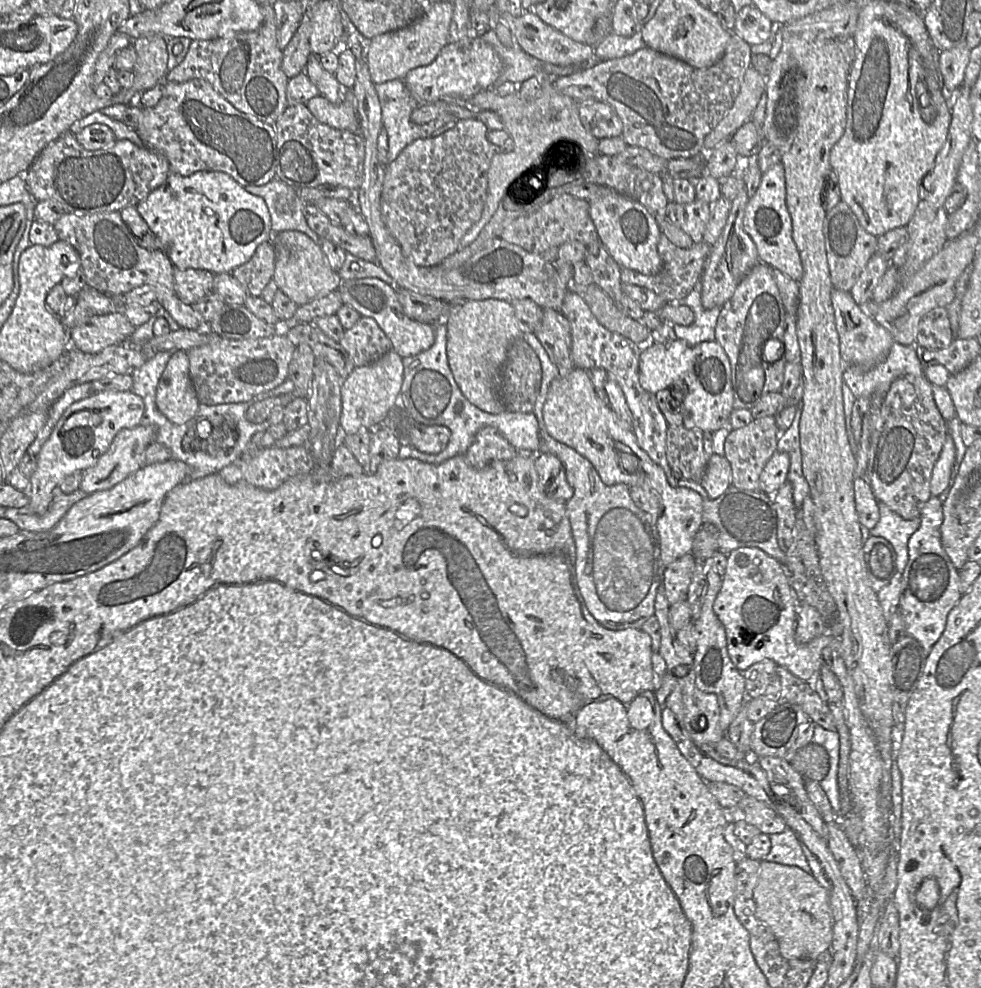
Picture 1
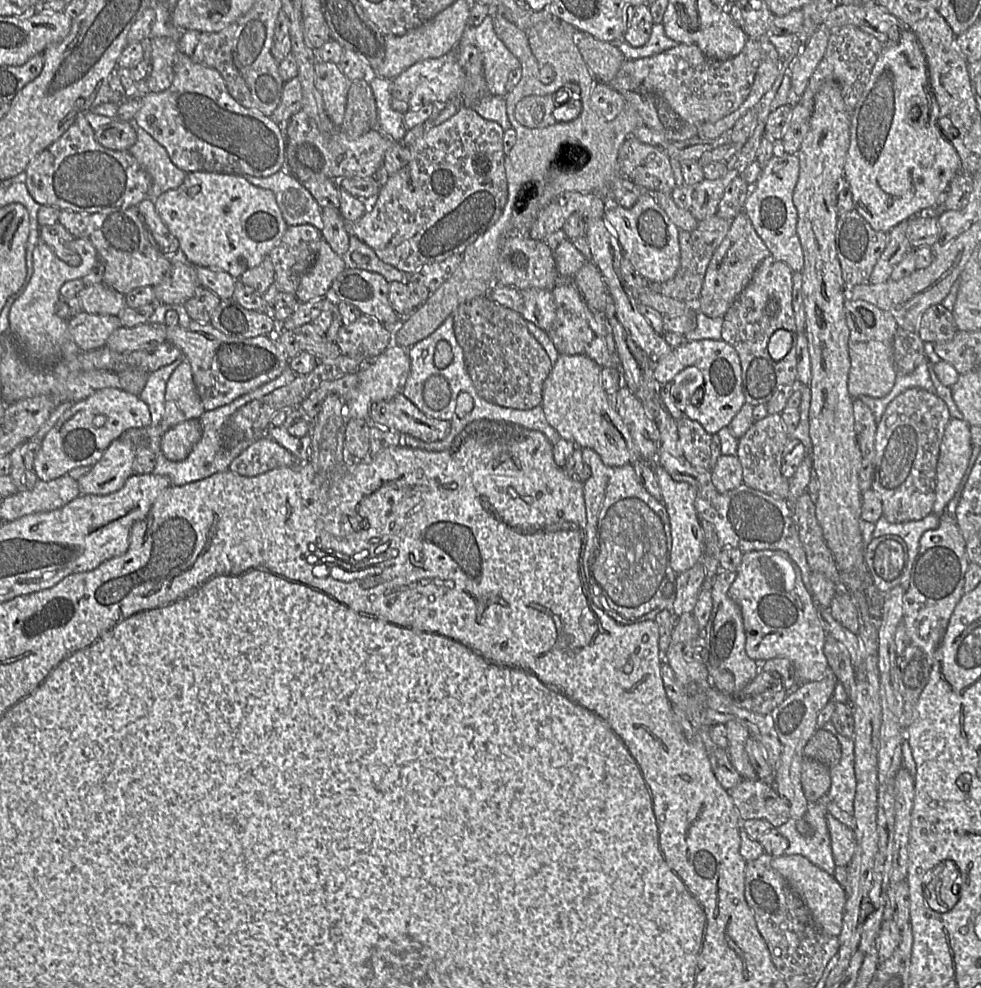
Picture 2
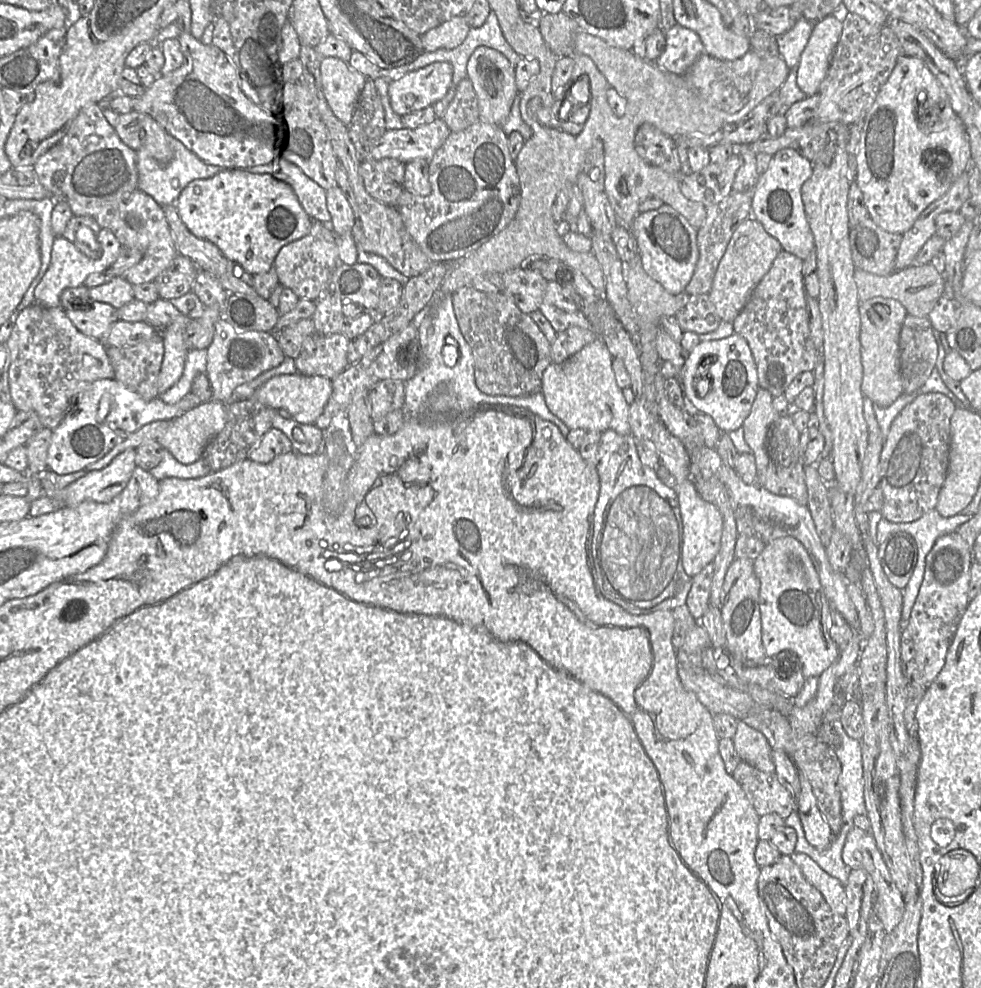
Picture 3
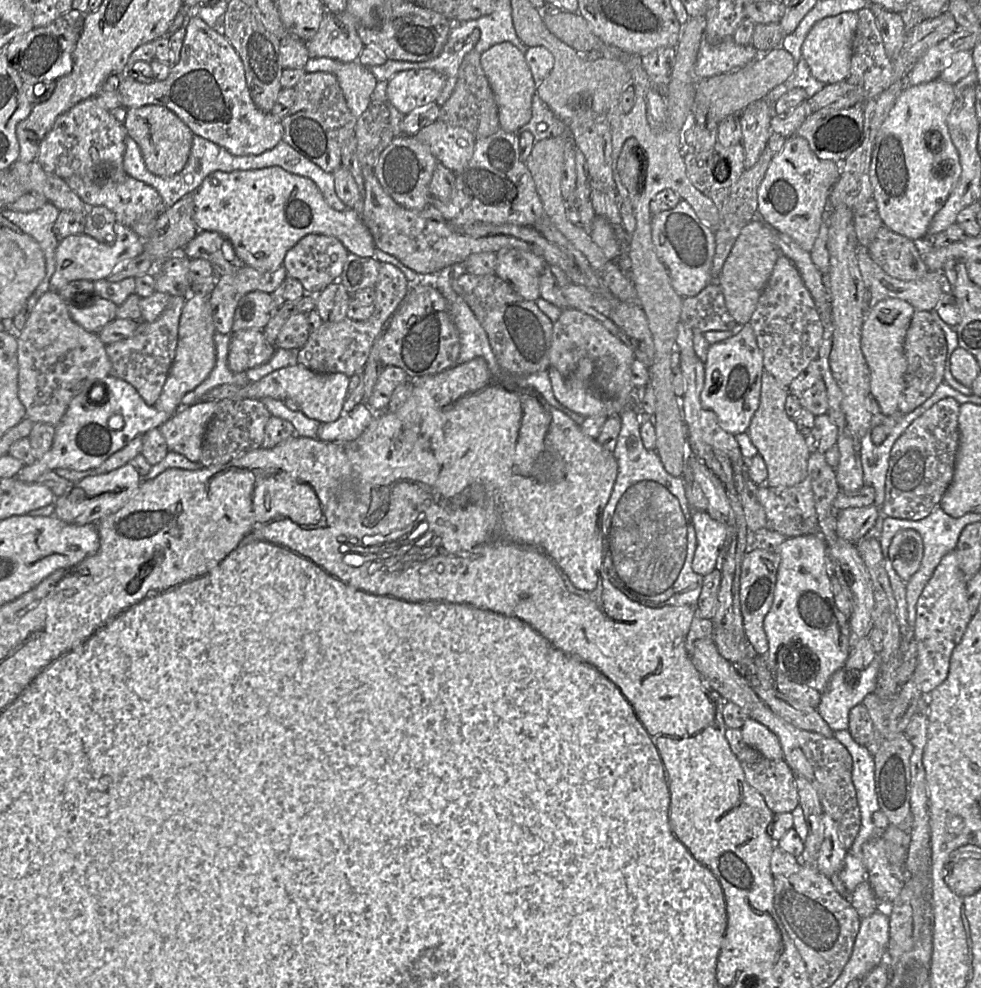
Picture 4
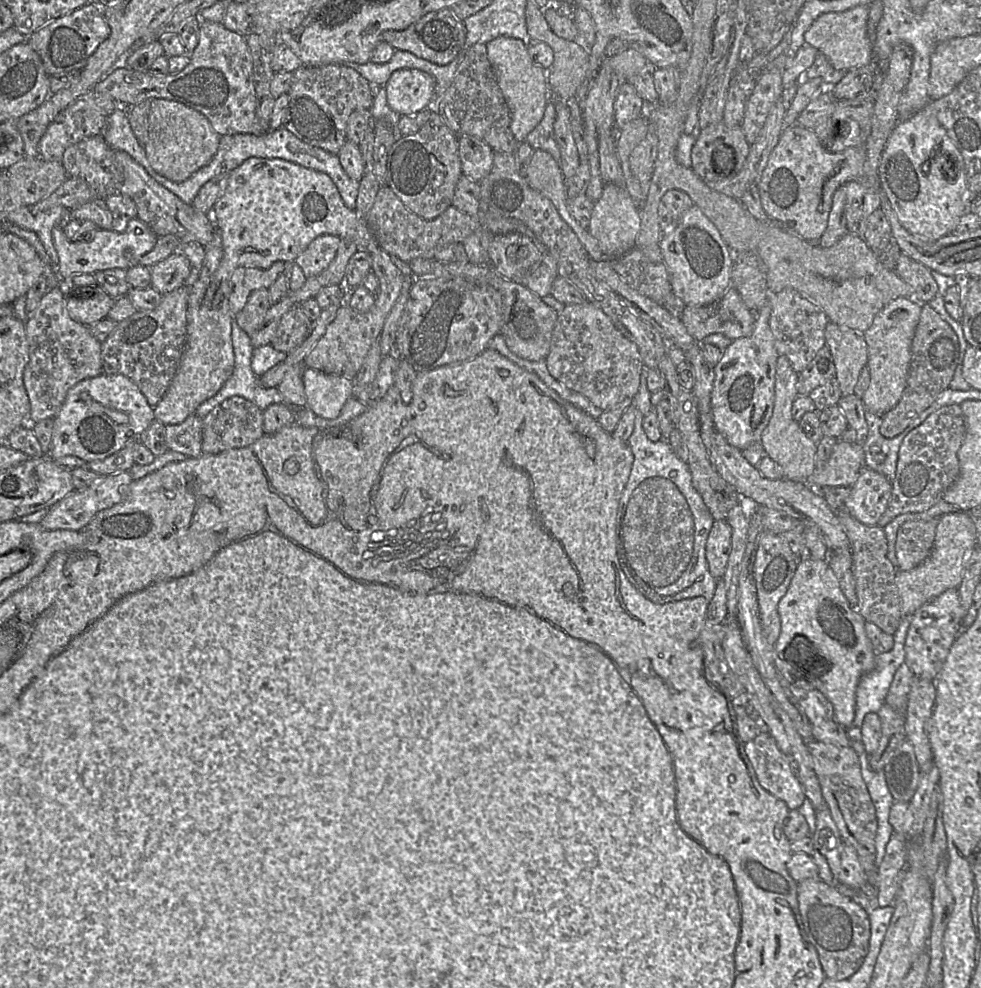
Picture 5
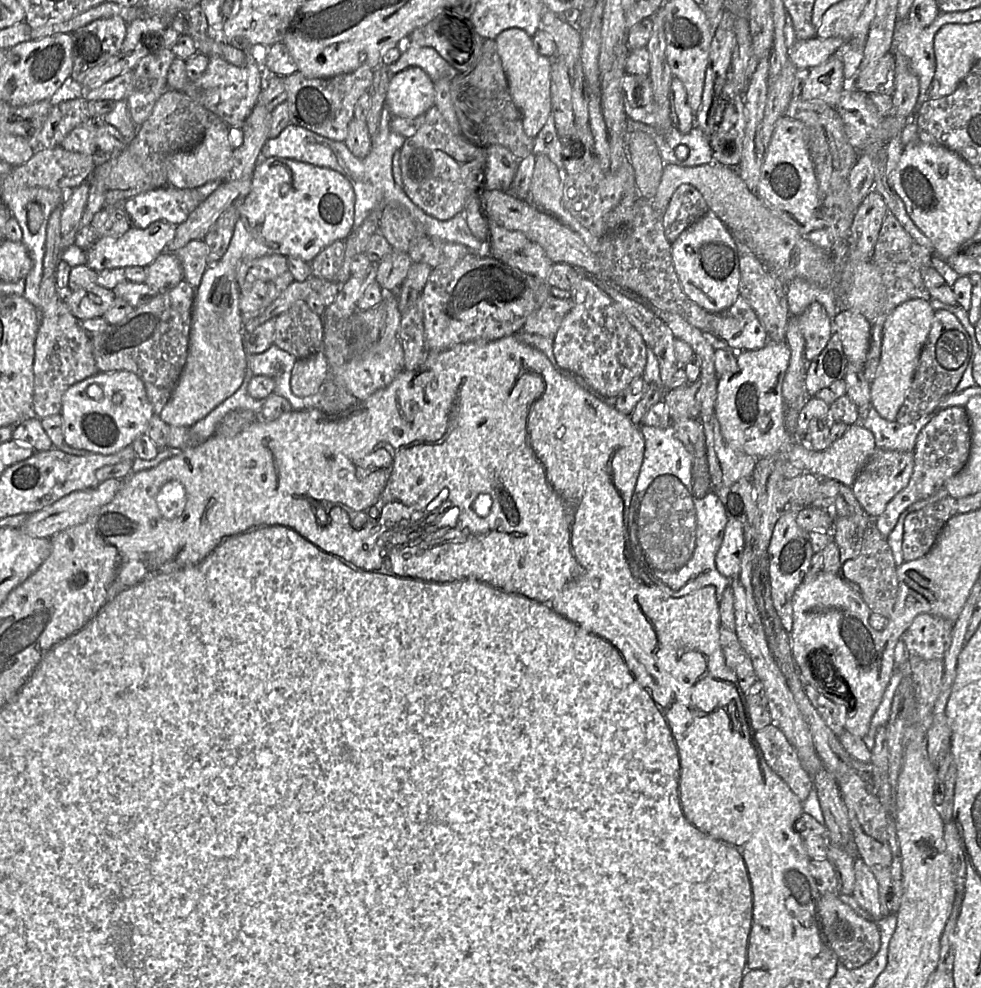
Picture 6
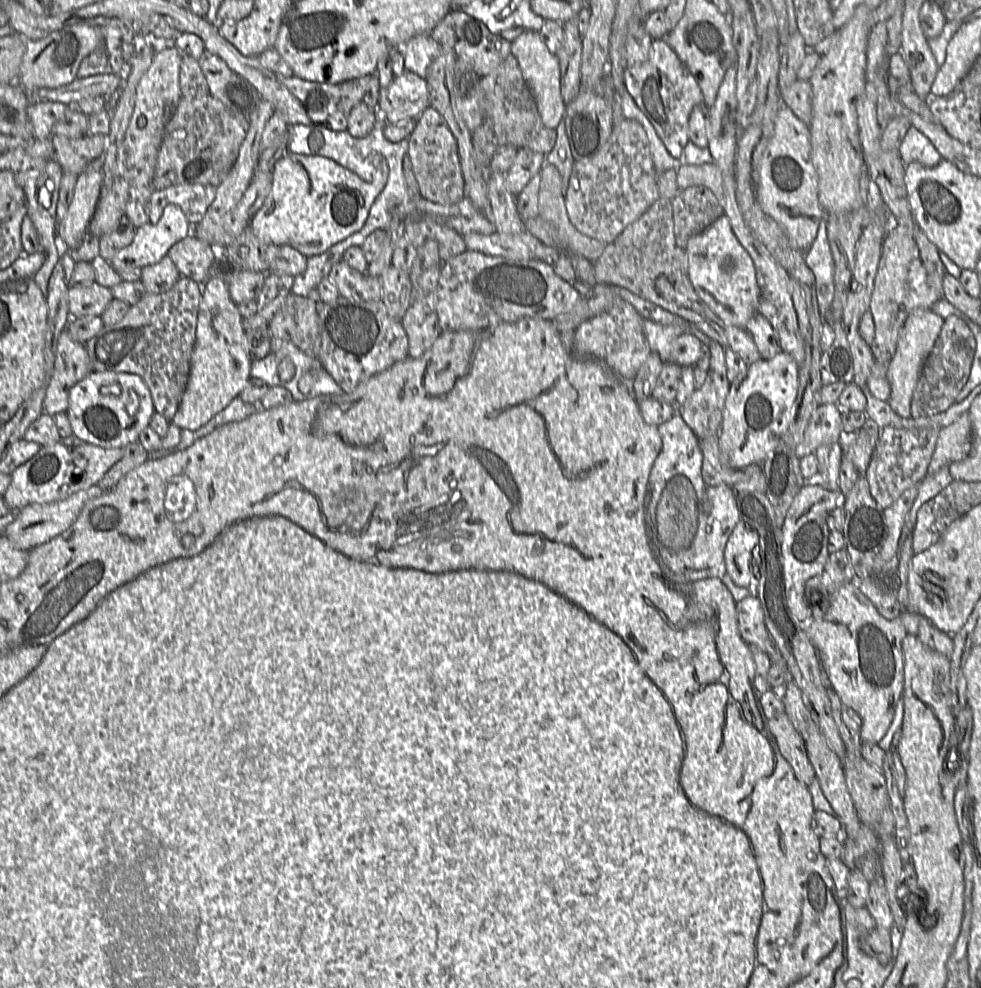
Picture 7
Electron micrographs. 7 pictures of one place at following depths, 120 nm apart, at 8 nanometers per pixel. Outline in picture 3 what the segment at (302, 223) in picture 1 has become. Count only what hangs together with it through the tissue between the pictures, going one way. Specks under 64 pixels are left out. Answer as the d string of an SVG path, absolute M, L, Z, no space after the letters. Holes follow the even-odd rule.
M285 155L243 169L249 173L268 174L286 184L299 204L315 221L330 227L331 216L326 205L327 191L300 171Z

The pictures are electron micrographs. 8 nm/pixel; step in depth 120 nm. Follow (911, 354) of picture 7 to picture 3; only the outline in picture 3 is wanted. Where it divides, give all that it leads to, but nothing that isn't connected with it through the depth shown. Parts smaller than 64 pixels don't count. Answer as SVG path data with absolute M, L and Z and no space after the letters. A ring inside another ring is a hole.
M874 297L859 305L861 320L860 344L863 366L861 390L865 398L873 403L888 407L903 393L900 370L899 338L907 311L897 300Z

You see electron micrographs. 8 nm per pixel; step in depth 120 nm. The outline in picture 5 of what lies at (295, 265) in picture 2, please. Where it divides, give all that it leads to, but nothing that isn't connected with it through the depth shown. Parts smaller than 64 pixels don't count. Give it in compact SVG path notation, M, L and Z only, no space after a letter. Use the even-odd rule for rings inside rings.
M323 234L316 237L295 259L306 278L314 277L324 271L335 259L341 239Z

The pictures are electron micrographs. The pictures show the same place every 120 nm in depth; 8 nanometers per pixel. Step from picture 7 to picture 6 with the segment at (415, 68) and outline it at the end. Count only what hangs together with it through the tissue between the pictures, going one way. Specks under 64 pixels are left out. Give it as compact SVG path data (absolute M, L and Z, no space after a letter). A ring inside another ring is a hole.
M406 43L401 48L400 58L388 66L388 71L393 76L411 67L425 71L433 84L451 74L441 56L433 48Z

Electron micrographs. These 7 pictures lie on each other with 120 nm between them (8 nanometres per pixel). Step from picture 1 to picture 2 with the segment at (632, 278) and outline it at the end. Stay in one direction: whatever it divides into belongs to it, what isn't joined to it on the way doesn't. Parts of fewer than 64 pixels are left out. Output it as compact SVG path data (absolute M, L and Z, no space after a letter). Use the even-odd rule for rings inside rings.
M716 214L699 221L693 231L680 231L680 266L676 275L666 282L646 281L646 288L682 301L699 298L709 262L720 243L727 235L732 219L718 217Z

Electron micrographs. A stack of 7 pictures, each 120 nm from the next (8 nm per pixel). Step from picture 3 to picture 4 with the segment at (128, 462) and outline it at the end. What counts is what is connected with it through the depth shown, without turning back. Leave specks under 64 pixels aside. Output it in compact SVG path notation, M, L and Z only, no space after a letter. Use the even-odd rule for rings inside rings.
M132 462L108 473L85 477L55 498L53 515L68 524L98 523L102 518L121 508L137 491L142 480Z

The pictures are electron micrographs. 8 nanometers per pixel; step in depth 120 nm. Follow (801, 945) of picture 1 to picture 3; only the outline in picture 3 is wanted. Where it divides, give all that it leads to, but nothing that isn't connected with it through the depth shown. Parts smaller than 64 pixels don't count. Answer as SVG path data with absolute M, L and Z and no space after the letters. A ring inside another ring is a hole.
M795 852L790 857L799 867L806 880L819 890L831 909L835 913L845 916L847 907L843 884L822 870L807 855Z

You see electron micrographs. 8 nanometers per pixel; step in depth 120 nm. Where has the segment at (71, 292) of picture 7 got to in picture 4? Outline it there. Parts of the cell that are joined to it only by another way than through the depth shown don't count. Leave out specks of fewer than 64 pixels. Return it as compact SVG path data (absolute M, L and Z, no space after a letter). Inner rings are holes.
M93 297L88 302L68 303L68 312L78 325L91 333L98 333L104 326L116 317L117 305L113 302Z

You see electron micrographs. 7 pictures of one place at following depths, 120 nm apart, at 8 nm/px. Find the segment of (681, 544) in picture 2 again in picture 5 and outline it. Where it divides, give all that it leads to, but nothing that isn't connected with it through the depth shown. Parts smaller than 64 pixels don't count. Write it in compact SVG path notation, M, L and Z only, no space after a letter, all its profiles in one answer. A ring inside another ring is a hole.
M725 520L714 521L706 542L706 560L710 574L723 577L731 549L731 526Z

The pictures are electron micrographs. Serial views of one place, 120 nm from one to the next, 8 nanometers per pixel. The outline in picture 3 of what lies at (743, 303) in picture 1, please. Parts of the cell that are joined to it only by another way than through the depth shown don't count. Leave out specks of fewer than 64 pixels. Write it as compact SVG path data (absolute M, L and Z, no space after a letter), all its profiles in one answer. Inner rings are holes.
M781 251L732 322L734 333L744 337L749 344L757 367L759 388L768 390L774 398L783 395L798 375L813 371L818 363L818 350L810 337L802 265L801 259Z

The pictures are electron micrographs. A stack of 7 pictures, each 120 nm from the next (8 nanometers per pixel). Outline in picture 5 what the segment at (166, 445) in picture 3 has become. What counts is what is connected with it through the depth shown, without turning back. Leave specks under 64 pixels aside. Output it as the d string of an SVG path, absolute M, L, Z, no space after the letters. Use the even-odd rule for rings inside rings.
M196 413L176 425L166 425L165 440L170 450L185 454L188 457L199 457L202 454L203 419Z

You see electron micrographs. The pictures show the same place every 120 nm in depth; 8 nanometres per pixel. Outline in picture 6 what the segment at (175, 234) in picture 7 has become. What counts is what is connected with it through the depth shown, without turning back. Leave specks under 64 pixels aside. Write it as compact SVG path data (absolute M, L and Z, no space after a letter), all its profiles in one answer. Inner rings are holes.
M156 221L147 228L131 227L119 237L98 237L86 253L86 265L96 272L115 268L132 266L146 267L160 254L164 253L167 246L174 239L177 225L165 221Z

